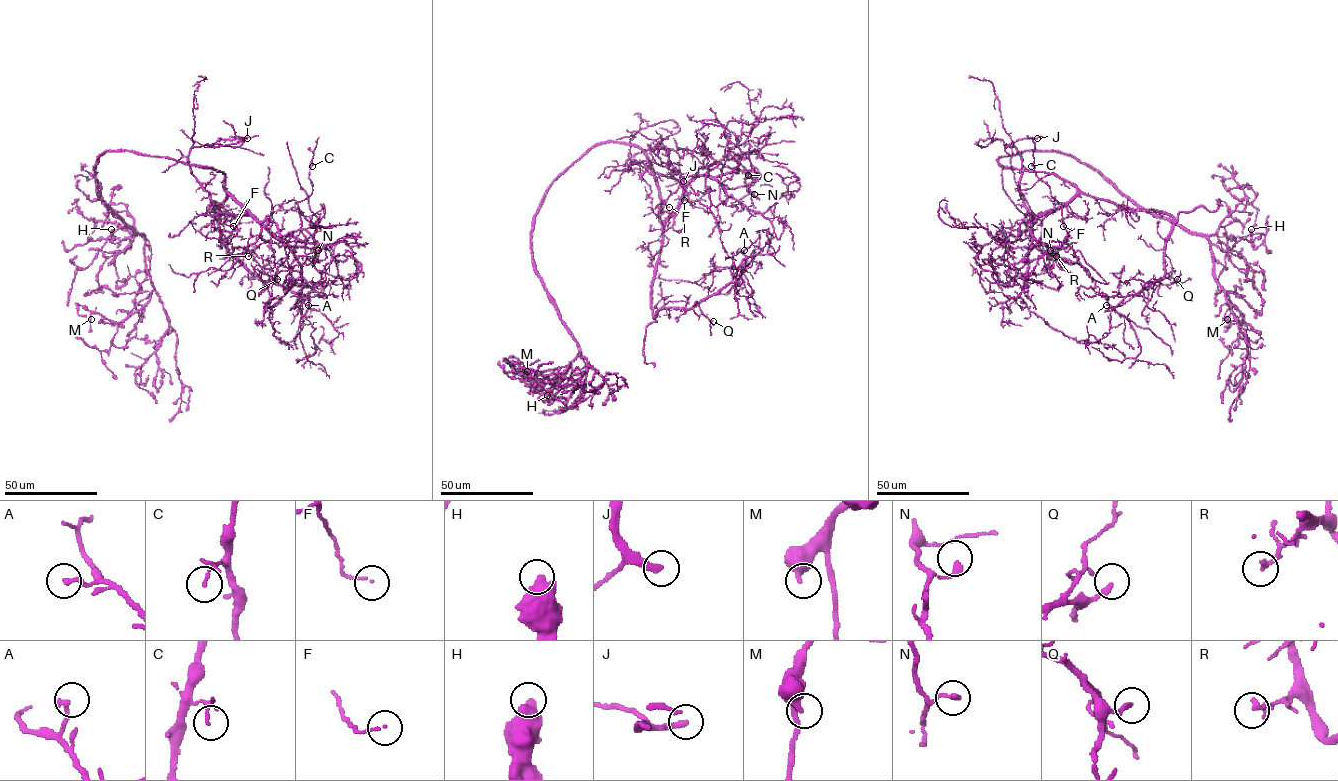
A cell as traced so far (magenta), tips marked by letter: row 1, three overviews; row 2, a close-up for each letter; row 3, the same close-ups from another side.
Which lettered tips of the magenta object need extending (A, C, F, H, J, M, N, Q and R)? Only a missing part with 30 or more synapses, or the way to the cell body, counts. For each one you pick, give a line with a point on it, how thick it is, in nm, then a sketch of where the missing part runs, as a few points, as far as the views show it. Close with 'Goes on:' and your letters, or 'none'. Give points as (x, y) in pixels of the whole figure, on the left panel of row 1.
J: (247, 138) | 280 nm | (247, 138), (260, 139), (272, 152), (305, 168), (320, 183), (323, 194)
Goes on: J

